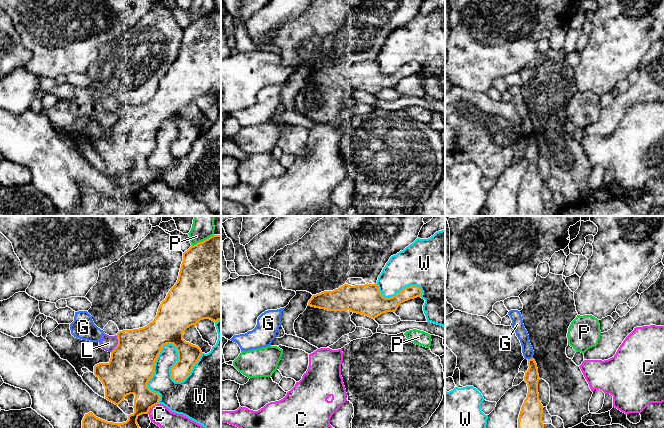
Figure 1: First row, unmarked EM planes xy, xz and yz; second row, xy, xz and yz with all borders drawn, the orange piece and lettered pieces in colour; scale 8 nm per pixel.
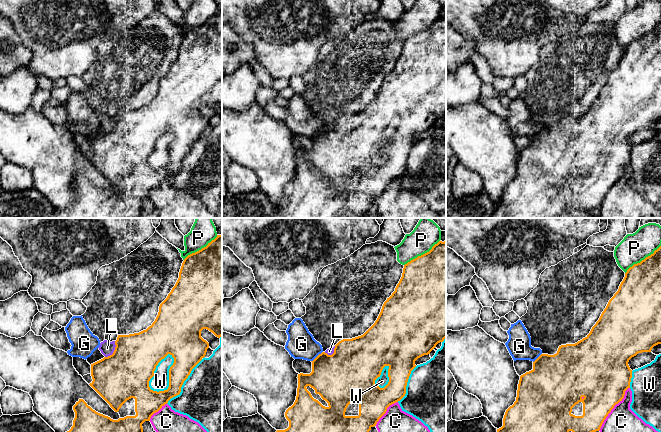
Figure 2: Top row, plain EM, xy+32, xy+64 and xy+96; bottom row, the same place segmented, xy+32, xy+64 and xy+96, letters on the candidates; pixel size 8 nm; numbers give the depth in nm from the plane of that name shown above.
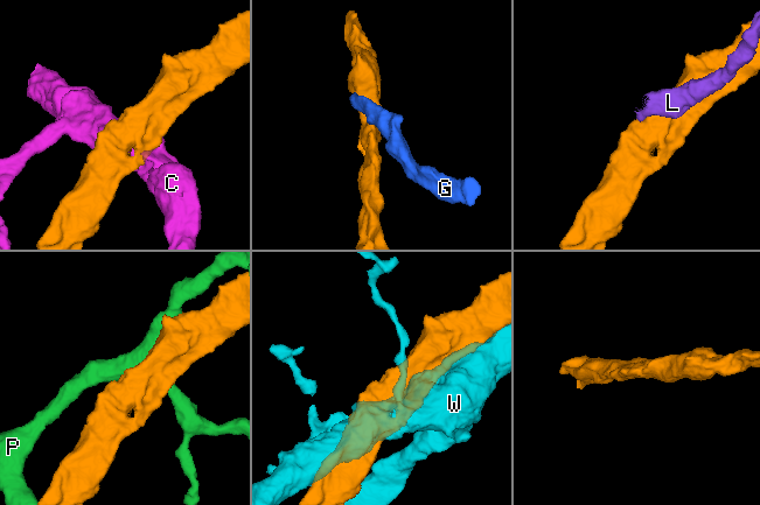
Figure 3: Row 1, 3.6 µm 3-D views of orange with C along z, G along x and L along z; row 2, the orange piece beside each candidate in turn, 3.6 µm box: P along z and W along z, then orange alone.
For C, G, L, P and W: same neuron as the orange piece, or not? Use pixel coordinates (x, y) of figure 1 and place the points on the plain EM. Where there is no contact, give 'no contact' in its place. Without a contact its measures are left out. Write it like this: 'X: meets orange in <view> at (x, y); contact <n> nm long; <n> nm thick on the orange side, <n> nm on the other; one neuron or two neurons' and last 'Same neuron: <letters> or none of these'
C: meets orange in xy at (152, 182); contact 130 nm long; 200 nm thick on the orange side, 220 nm on the other; two neurons
G: meets orange in yz at (529, 135); contact 50 nm long; 120 nm thick on the orange side, 90 nm on the other; two neurons
L: meets orange in xy at (117, 120); contact 150 nm long; 360 nm thick on the orange side, 120 nm on the other; two neurons
P: meets orange in xy at (202, 17); contact 200 nm long; 500 nm thick on the orange side, 140 nm on the other; two neurons
W: meets orange in xy at (173, 120); contact 550 nm long; 300 nm thick on the orange side, 150 nm on the other; two neurons
Same neuron: none of these

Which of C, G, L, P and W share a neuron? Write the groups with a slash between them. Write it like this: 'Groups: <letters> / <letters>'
Groups: C / G L / P / W

